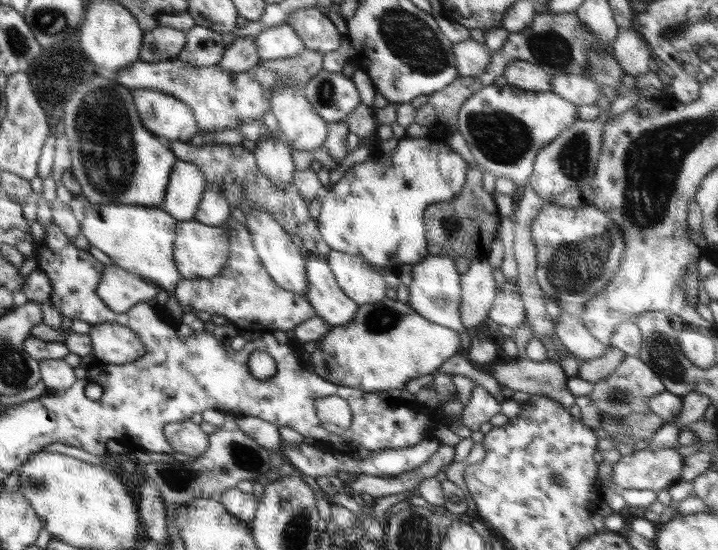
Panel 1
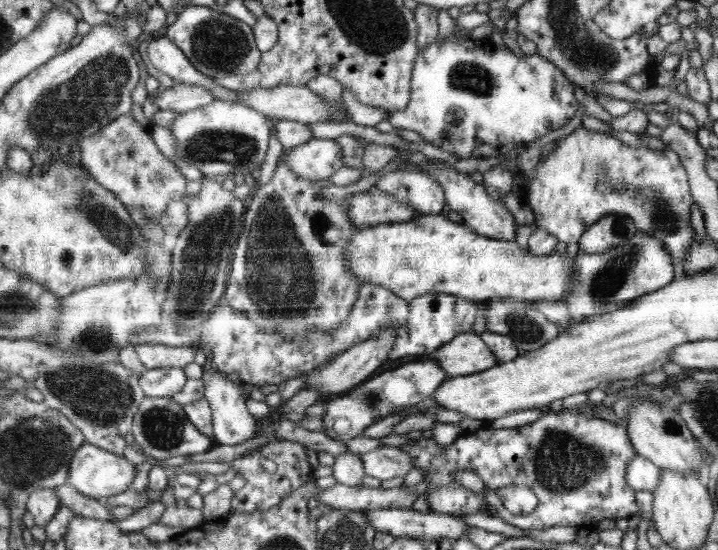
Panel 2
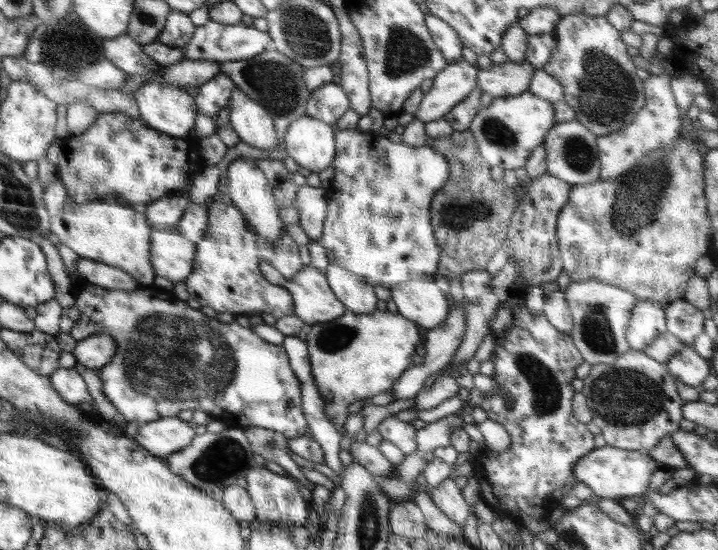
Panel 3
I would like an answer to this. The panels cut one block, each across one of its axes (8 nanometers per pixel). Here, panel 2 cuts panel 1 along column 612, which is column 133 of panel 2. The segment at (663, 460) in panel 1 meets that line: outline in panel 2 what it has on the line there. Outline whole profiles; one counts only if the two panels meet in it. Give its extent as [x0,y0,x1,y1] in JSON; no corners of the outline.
[68,443,135,499]

